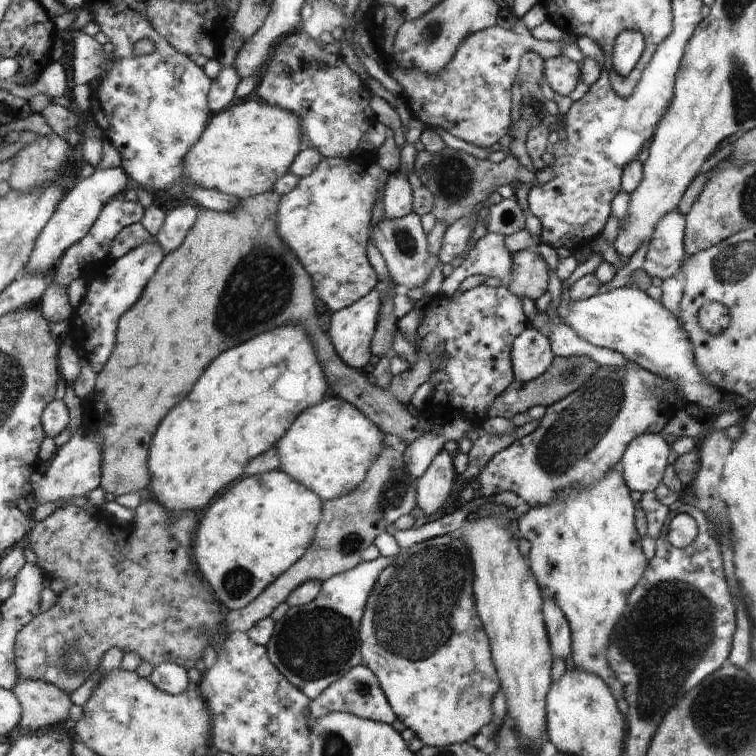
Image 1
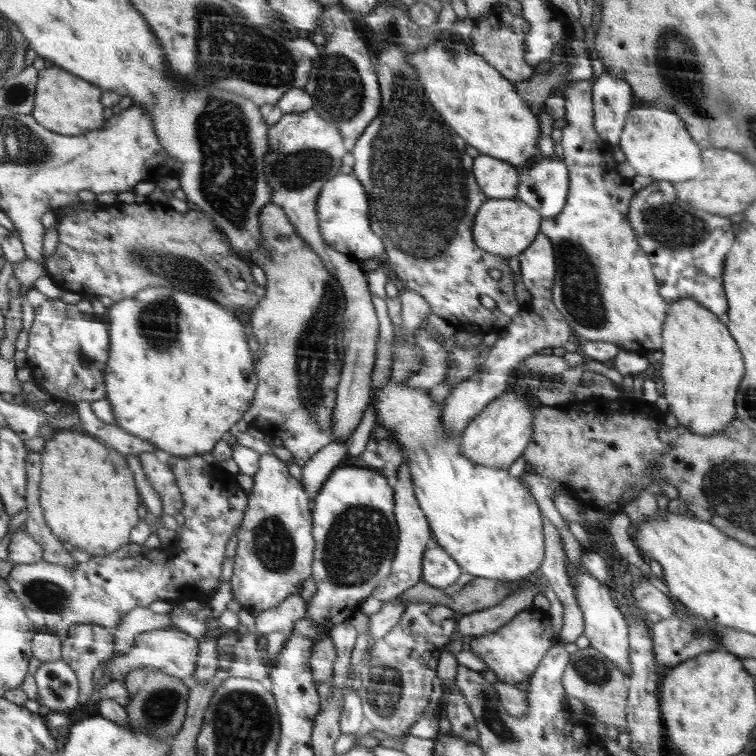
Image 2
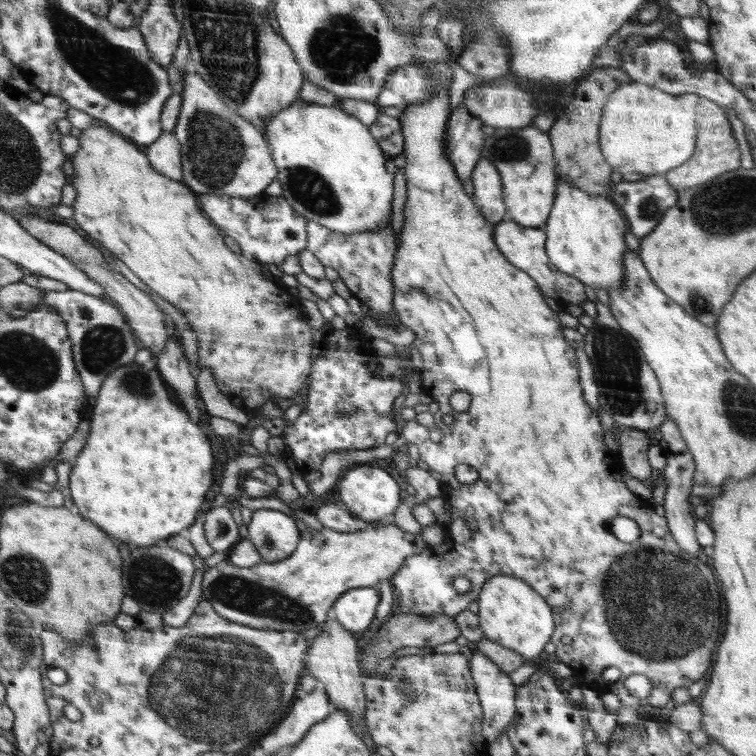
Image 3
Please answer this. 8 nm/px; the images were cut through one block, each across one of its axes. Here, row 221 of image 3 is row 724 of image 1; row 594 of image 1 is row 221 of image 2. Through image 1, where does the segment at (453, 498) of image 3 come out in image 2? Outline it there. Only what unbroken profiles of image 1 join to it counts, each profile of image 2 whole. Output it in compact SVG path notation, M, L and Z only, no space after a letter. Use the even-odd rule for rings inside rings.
M380 44L376 64L380 72L384 112L380 112L380 116L372 122L372 128L368 128L368 132L364 132L364 136L356 142L356 148L352 150L356 160L352 173L359 180L364 180L363 187L368 188L368 196L372 196L372 224L376 224L376 236L384 236L384 240L388 240L386 264L390 265L390 274L400 292L406 289L417 292L428 303L431 312L446 320L456 333L498 334L522 308L514 298L509 260L486 252L472 238L474 214L489 198L472 174L473 158L466 154L466 141L452 130L428 100L423 84L420 84L419 73L411 68L409 53L394 45ZM492 269L502 273L500 279L490 277ZM482 296L490 296L496 302L495 308L484 307L480 303Z

